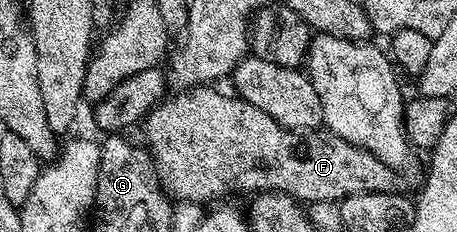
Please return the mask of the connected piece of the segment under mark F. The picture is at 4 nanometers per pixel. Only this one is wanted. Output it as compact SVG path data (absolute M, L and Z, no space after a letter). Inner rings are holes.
M200 83L195 87L188 87L180 91L180 94L178 94L173 101L168 99L156 105L156 107L143 118L142 126L144 125L145 137L143 140L146 142L147 148L151 152L152 163L156 167L156 178L160 181L160 188L168 194L169 198L175 199L176 201L205 203L204 201L212 201L215 197L224 197L227 193L244 192L248 193L247 195L255 195L260 192L275 191L278 193L288 193L301 203L311 203L313 201L341 202L345 201L350 195L390 193L397 188L397 170L391 169L386 163L382 163L382 159L378 159L370 151L366 151L362 147L358 147L354 143L350 143L346 139L342 139L338 135L334 135L327 131L308 131L303 133L294 129L287 129L278 124L274 119L270 119L270 115L266 115L266 111L254 107L254 103L244 101L238 95L232 97L223 97L223 95L216 90L216 87L208 83Z

